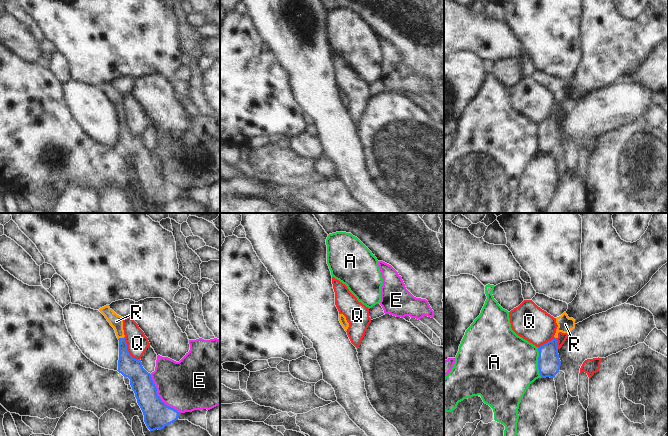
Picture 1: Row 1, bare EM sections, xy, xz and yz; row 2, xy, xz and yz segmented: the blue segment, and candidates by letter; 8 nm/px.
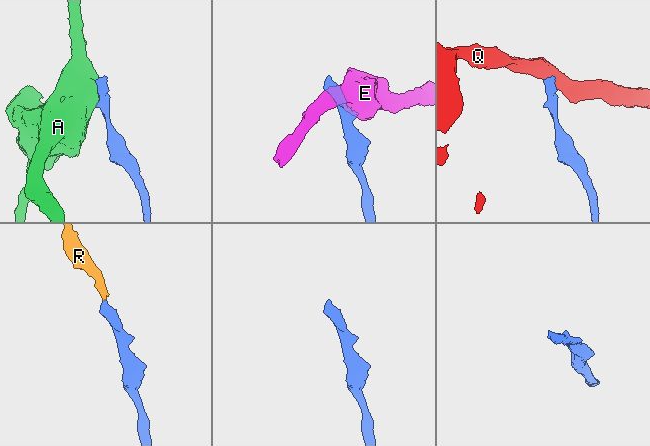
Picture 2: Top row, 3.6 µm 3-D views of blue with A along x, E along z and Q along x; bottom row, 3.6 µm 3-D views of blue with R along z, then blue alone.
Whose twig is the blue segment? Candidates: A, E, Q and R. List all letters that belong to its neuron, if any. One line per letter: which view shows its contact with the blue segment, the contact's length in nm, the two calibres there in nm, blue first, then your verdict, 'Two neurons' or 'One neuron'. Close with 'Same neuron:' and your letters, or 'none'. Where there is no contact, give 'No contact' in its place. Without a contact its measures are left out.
A: Touches blue in yz. Shared border 260 nm. Thickness 180 nm (blue) against 480 nm. Two neurons
E: Touches blue in xy. Shared border 400 nm. Thickness 220 nm (blue) against 420 nm. Two neurons
Q: Touches blue in yz. Shared border 180 nm. Thickness 180 nm (blue) against 280 nm. Two neurons
R: Touches blue in xy. Shared border 50 nm. Thickness 160 nm (blue) against 110 nm. One neuron
Same neuron: R

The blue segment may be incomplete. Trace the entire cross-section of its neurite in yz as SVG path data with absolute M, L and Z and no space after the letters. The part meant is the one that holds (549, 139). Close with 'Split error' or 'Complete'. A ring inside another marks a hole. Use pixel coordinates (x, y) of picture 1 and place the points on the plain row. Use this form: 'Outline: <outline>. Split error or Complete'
Outline: M554 114L538 123L538 145L541 154L554 154L560 146L561 137L559 135L557 118L557 115Z. Complete

